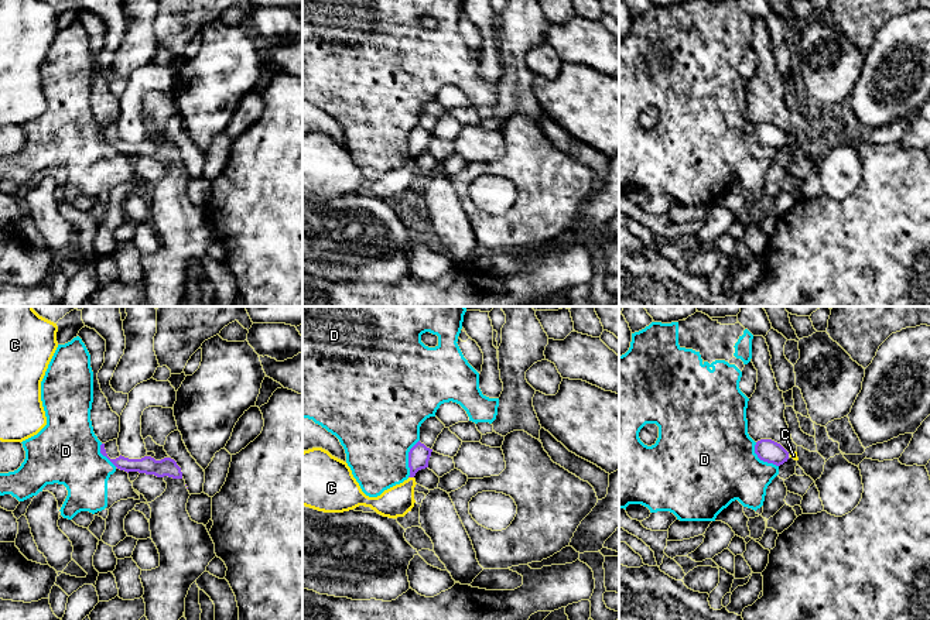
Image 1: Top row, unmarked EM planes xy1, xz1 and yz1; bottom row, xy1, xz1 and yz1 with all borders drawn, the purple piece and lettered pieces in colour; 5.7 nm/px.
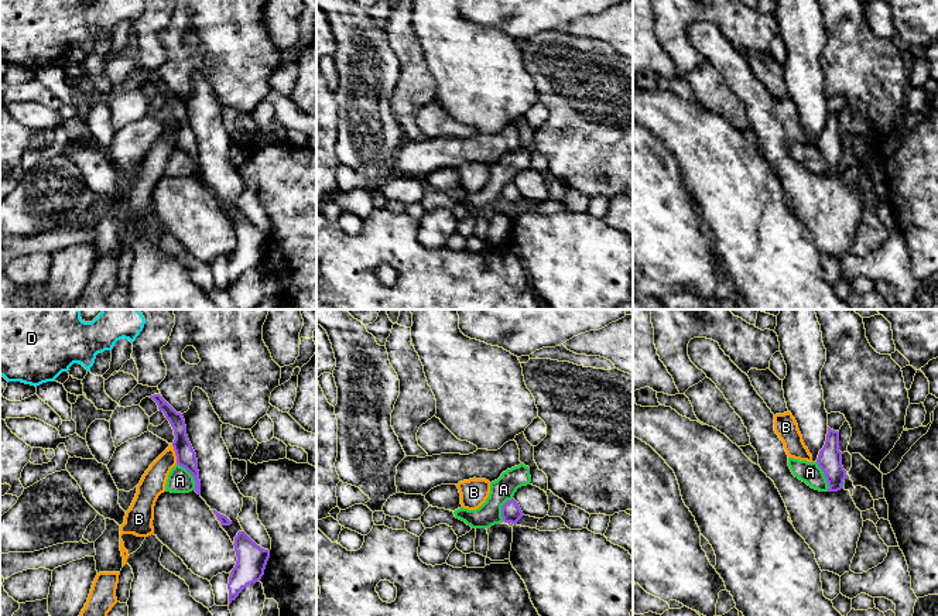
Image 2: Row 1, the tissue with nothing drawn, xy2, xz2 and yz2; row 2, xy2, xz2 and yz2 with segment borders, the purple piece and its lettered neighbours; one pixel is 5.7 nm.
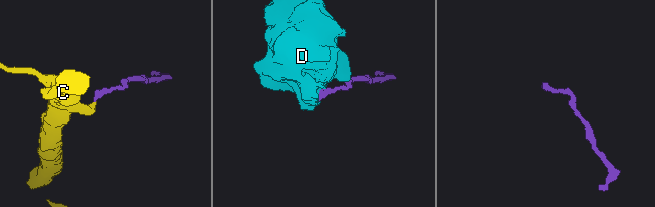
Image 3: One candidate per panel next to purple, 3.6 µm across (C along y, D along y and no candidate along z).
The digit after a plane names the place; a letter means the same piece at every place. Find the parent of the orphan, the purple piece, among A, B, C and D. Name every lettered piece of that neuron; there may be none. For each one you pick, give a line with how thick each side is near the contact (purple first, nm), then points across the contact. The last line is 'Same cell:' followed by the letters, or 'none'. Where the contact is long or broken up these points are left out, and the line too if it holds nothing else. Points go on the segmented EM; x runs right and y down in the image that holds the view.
C: 120/180 nm | across xz1 (419, 455), (411, 476), (410, 483), (396, 502)
Same cell: C

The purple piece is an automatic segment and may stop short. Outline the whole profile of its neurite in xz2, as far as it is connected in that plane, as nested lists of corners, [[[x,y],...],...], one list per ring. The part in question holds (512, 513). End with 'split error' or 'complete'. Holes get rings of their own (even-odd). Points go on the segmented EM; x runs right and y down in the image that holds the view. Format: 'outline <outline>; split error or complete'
outline [[[511,499],[507,500],[503,506],[501,506],[501,517],[504,523],[511,523],[511,524],[517,524],[517,521],[523,517],[523,511],[518,506],[518,503]]]; complete

